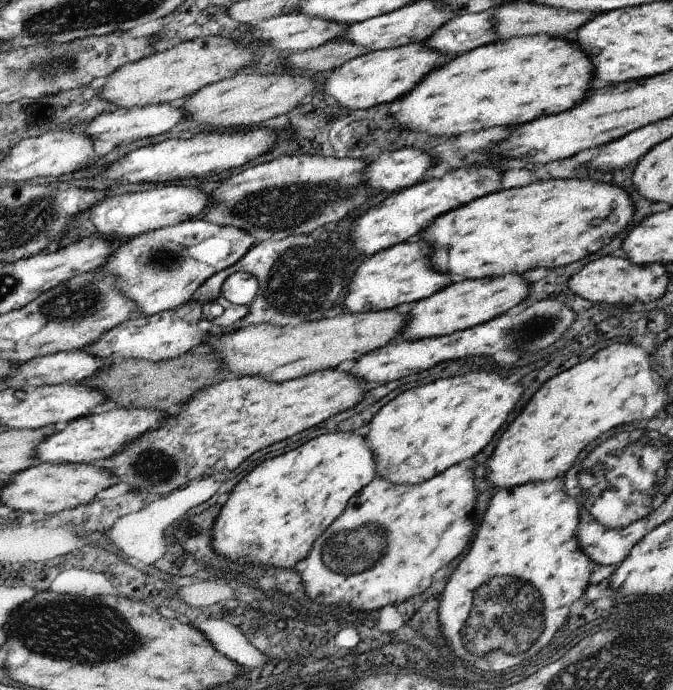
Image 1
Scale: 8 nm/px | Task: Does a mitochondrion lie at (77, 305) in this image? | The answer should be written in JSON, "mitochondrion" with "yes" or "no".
{"mitochondrion":"yes"}

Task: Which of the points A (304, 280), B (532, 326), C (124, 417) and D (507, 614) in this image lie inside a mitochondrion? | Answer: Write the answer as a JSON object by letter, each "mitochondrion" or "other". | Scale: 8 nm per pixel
{"A":"mitochondrion","B":"mitochondrion","C":"other","D":"mitochondrion"}

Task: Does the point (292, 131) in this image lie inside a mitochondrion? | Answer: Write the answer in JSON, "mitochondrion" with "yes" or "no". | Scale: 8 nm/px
{"mitochondrion":"no"}

